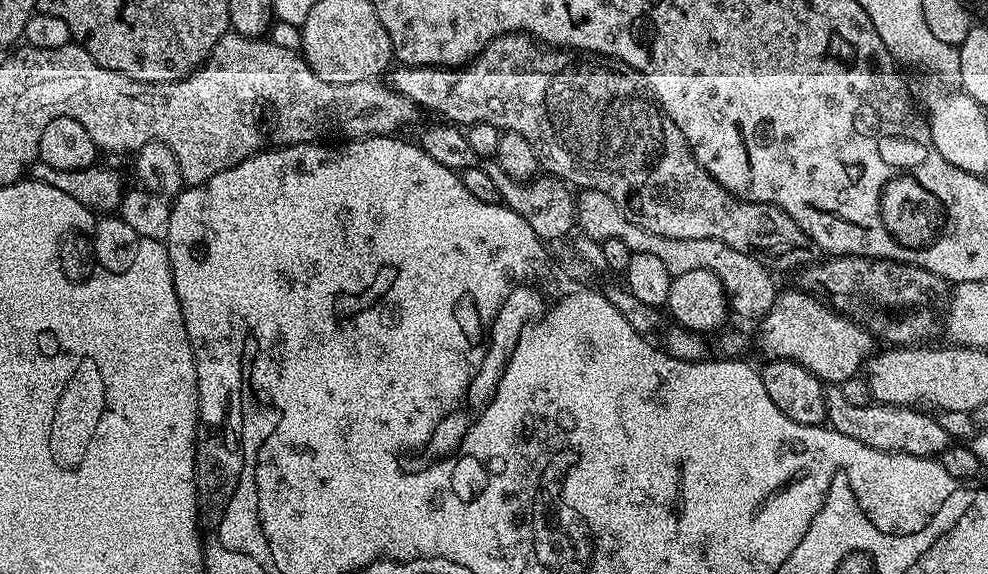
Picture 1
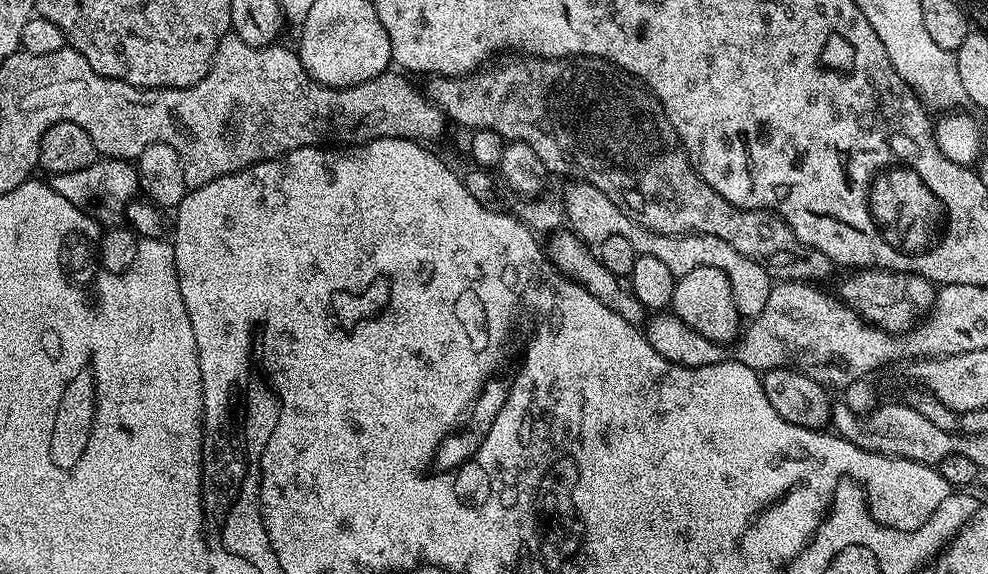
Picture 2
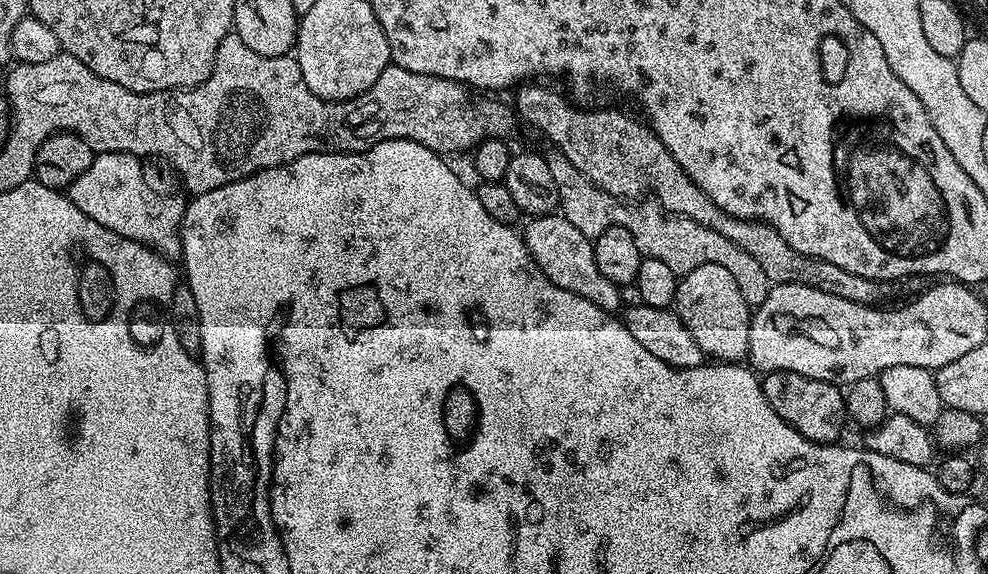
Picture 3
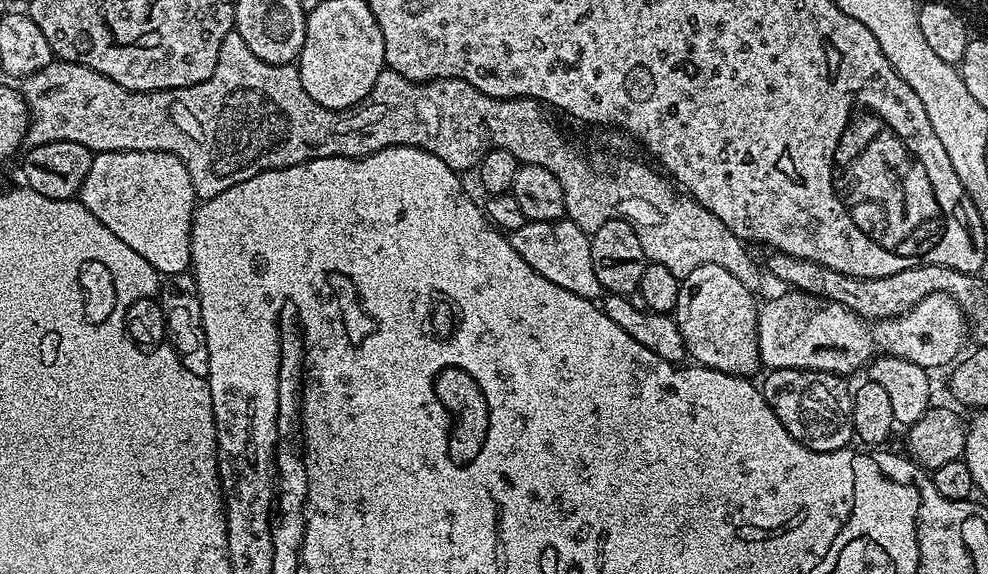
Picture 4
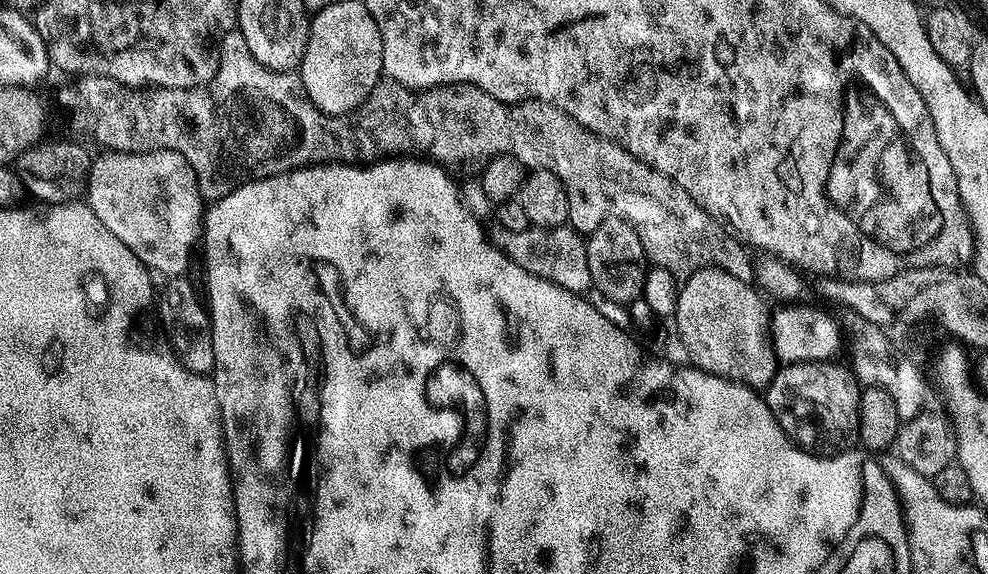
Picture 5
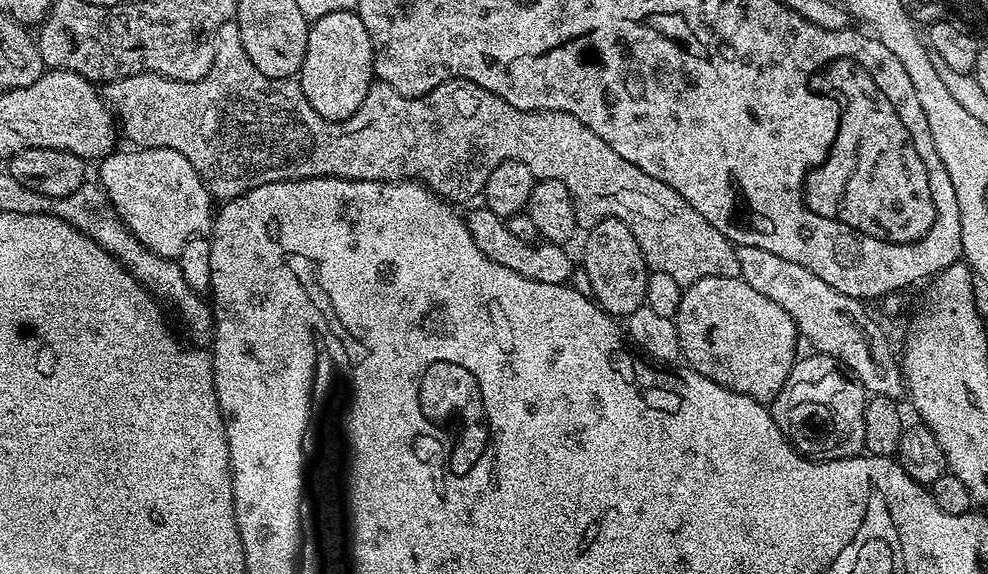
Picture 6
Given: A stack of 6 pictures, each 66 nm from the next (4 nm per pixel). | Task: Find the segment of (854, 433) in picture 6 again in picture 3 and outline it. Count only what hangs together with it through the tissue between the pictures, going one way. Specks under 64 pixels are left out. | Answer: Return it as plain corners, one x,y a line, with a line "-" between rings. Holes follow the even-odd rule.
768,372
762,380
764,397
772,409
798,434
816,444
835,444
841,439
846,422
846,396
837,385
806,378
793,372

